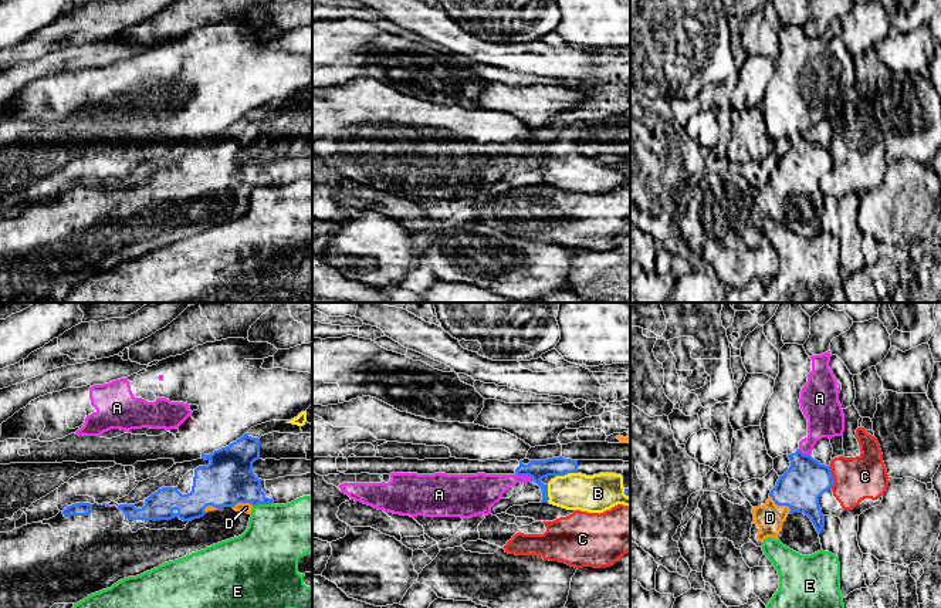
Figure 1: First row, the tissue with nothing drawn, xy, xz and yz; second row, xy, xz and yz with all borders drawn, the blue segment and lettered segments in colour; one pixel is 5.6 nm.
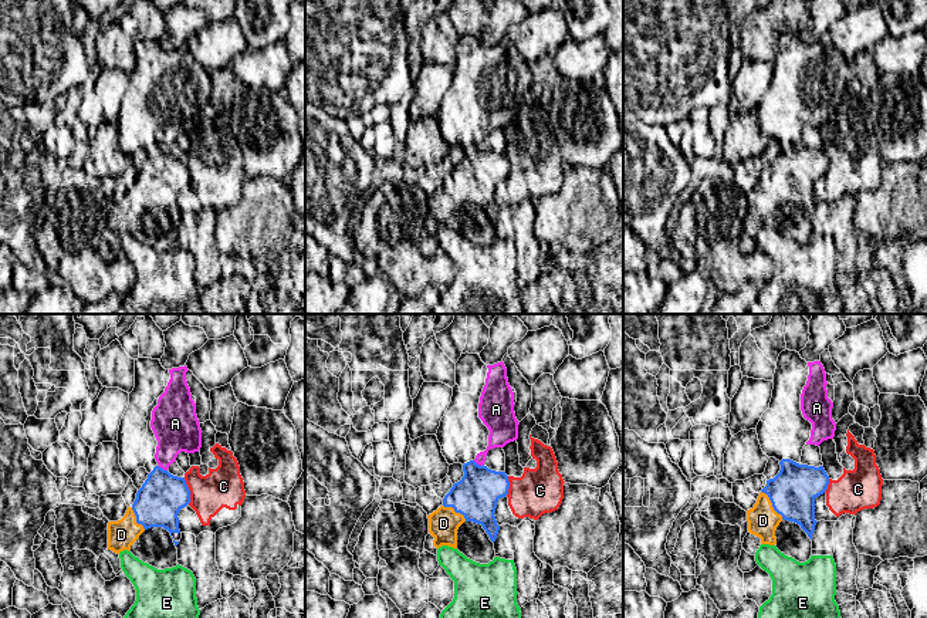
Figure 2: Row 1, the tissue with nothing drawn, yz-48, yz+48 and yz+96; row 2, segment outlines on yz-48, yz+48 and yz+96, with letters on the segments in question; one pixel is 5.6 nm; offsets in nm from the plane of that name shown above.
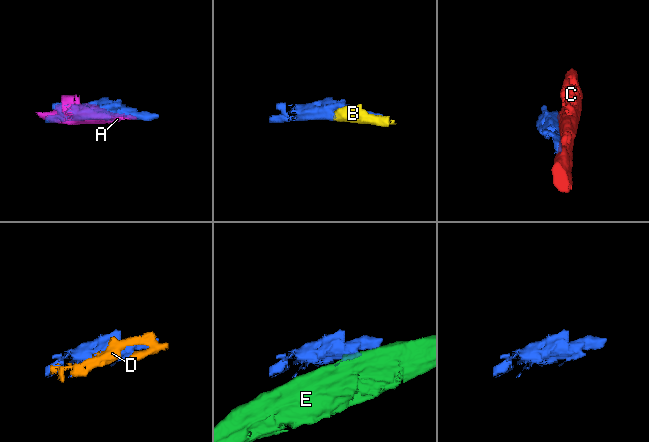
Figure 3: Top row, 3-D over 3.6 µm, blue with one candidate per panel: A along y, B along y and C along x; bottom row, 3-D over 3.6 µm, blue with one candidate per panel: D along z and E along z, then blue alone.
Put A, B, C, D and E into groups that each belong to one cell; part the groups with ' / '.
A / B D / C / E

